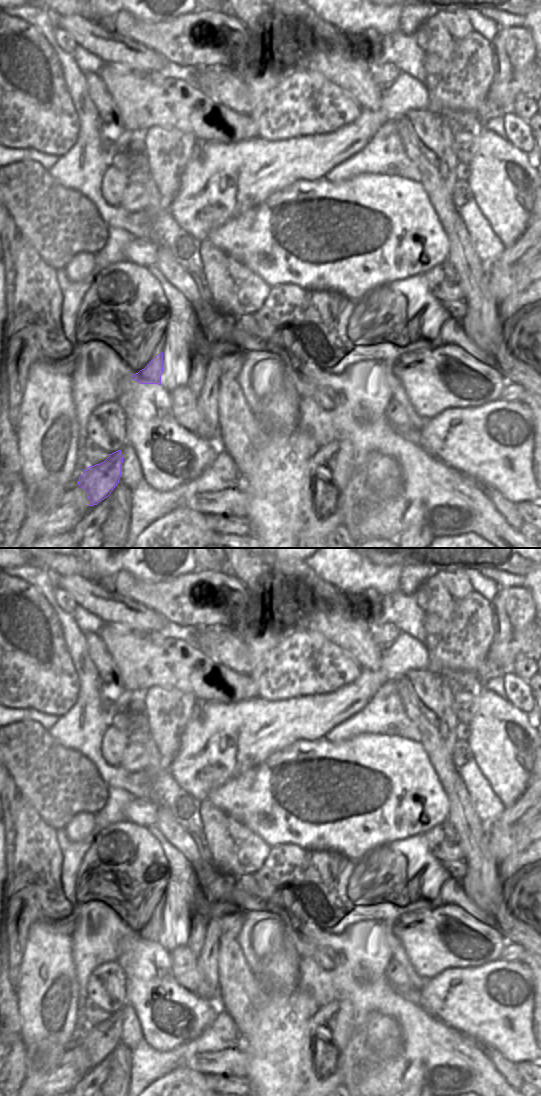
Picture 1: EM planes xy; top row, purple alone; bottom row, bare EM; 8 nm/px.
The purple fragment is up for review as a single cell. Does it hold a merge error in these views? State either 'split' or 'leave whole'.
split

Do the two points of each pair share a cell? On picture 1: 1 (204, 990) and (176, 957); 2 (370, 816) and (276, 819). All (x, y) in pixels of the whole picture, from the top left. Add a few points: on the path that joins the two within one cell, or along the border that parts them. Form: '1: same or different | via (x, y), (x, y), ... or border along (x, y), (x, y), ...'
1: same | via (196, 982), (182, 965)
2: same | via (347, 819), (320, 825), (299, 820)

